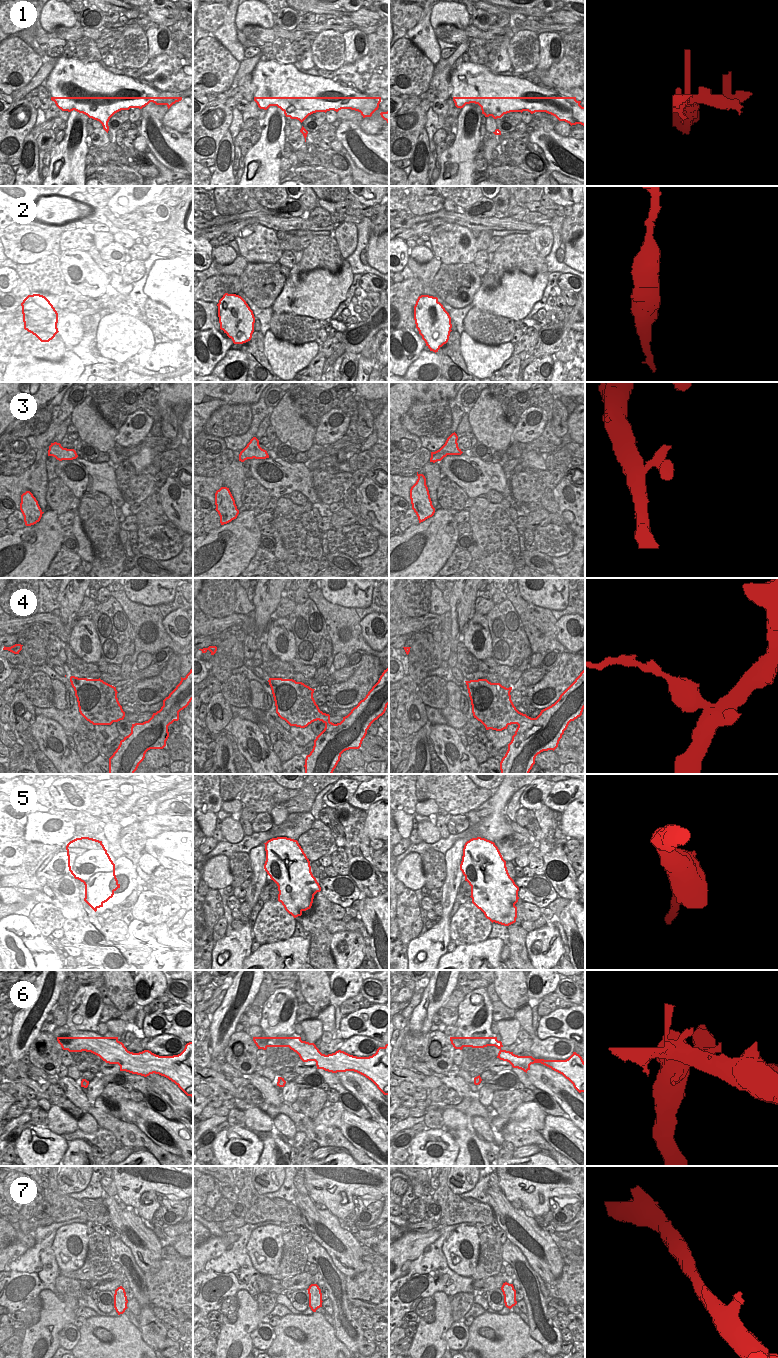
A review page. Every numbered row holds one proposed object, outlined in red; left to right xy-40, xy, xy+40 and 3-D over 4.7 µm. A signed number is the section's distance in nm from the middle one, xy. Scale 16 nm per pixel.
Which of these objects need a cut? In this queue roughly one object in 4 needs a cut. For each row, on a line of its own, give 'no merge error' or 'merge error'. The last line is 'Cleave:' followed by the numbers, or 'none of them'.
1: no merge error
2: no merge error
3: no merge error
4: merge error
5: no merge error
6: merge error
7: no merge error
Cleave: 4, 6

